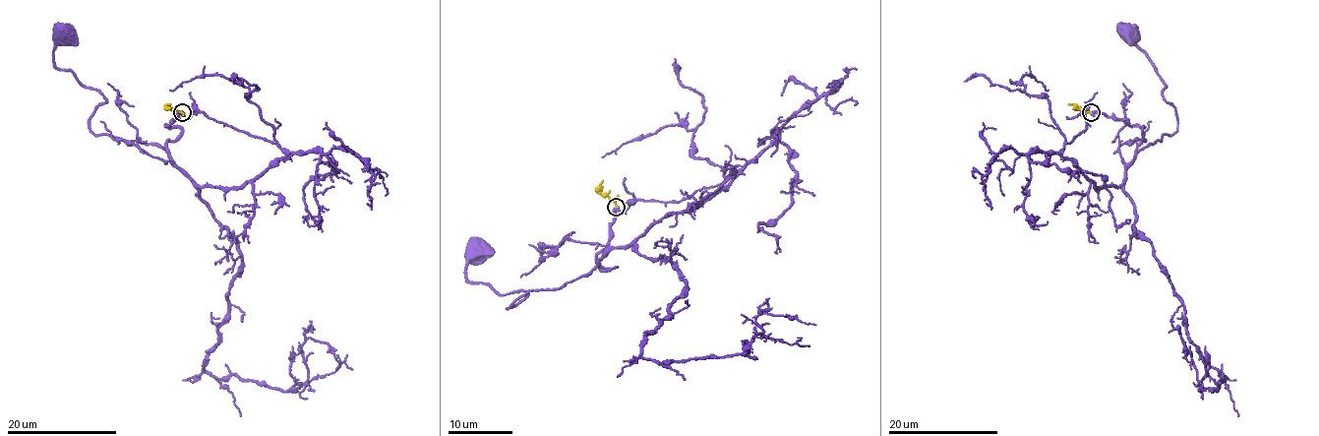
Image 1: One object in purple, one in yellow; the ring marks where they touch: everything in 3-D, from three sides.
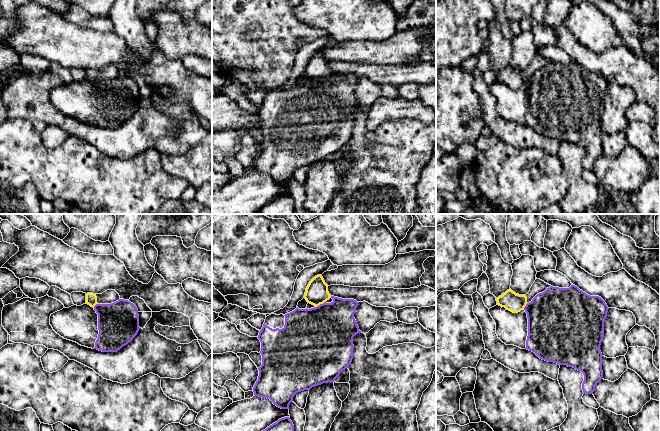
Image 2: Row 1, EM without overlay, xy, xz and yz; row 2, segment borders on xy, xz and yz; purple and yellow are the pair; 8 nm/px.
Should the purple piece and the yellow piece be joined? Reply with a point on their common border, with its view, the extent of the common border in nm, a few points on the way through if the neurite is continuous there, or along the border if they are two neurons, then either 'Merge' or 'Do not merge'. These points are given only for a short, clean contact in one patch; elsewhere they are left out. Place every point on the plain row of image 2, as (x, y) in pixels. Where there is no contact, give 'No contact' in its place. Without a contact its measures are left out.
Touches purple at xz (320, 80). Shared border 100 nm. Boundary: xz (325, 77), (315, 83). Do not merge

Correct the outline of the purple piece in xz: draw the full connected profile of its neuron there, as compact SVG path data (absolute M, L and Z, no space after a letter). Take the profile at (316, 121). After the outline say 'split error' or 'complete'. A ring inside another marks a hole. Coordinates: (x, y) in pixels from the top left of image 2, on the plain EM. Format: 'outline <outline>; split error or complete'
outline M334 72L331 74L331 79L324 78L317 83L308 79L305 85L297 83L285 91L271 90L266 93L258 111L261 118L262 141L258 144L258 156L253 163L255 172L269 174L277 183L289 185L296 169L310 166L323 159L334 158L340 149L349 143L353 135L353 113L362 109L354 94L359 78Z; split error

